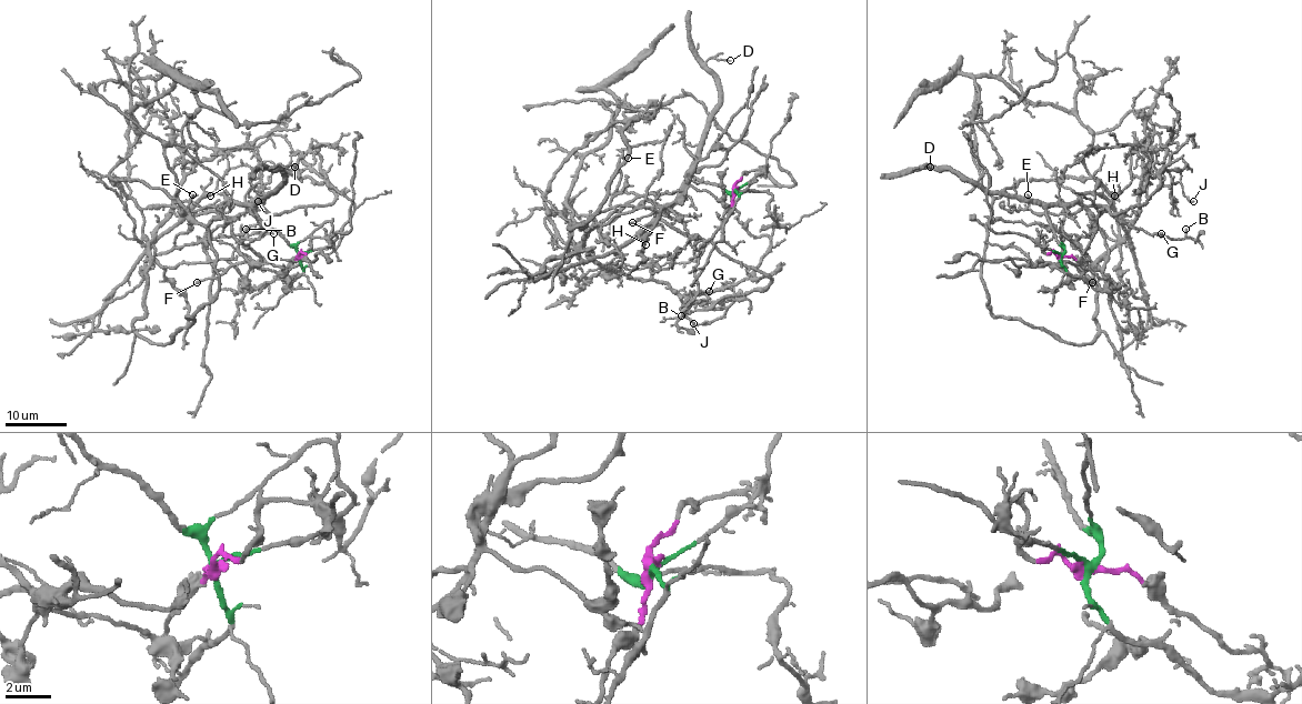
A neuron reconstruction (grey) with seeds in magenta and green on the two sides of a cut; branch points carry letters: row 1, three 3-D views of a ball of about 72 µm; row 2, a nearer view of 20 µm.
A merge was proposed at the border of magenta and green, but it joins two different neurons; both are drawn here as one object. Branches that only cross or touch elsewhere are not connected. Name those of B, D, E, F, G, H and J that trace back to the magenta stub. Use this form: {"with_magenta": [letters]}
{"with_magenta": []}

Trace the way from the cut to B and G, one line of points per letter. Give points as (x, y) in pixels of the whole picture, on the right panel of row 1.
B: (1060, 257), (1052, 205), (1107, 210), (1151, 234), (1180, 239), (1185, 229)
G: (1060, 257), (1064, 249), (1045, 210), (1052, 205), (1080, 203), (1091, 215), (1107, 210), (1137, 229), (1162, 233)

